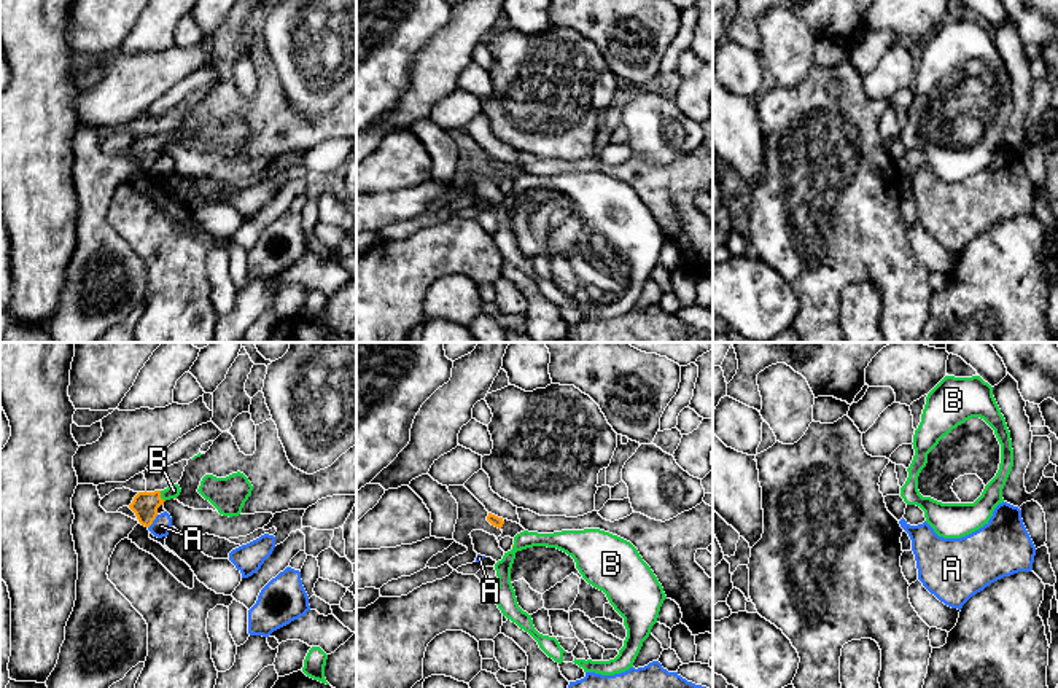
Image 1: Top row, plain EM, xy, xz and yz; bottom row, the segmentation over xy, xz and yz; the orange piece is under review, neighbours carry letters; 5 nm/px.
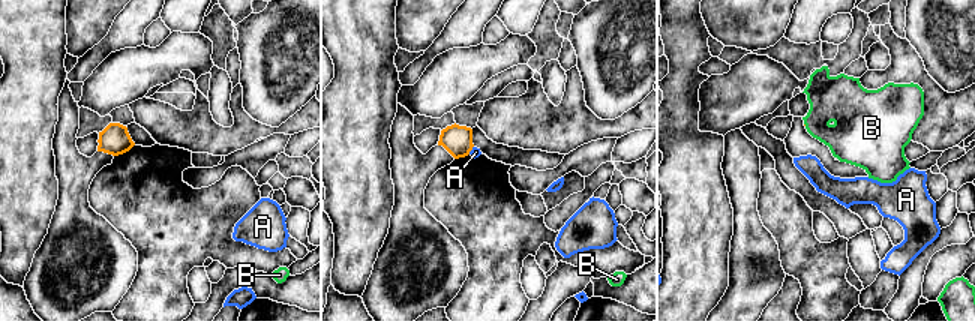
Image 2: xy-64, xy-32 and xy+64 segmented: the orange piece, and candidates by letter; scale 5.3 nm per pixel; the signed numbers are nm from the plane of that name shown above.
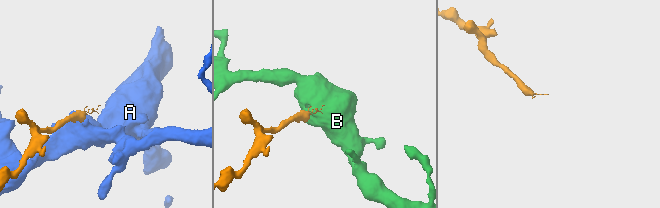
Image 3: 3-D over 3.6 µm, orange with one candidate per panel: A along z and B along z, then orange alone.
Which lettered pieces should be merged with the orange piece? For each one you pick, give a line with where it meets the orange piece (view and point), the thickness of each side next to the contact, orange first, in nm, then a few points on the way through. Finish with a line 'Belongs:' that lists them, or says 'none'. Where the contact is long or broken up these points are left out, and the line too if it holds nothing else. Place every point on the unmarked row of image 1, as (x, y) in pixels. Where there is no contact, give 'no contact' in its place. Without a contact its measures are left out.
B: contact xy (159, 139); calibres 130 and 70 nm; way xy (145, 148), (159, 139), (174, 134)
Belongs: B

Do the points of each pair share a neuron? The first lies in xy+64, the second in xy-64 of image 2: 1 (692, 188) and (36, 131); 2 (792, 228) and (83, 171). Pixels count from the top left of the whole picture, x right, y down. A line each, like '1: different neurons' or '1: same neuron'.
1: same neuron
2: different neurons

